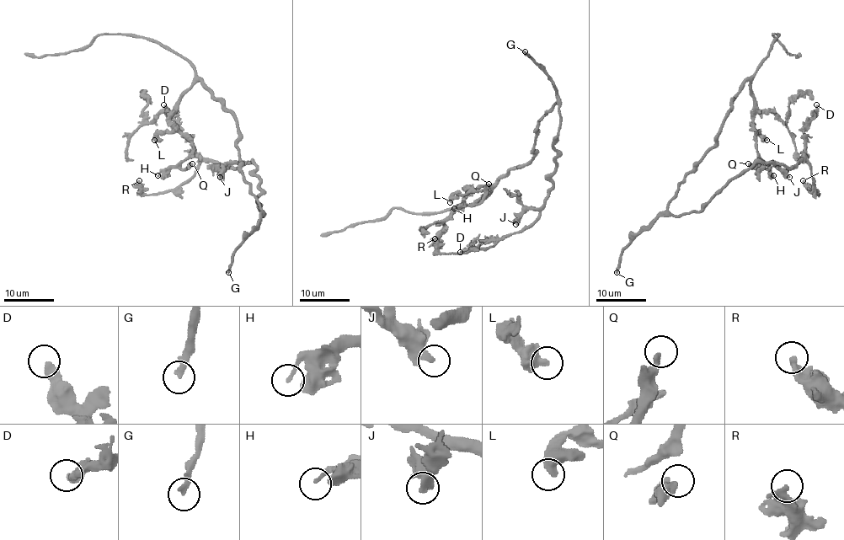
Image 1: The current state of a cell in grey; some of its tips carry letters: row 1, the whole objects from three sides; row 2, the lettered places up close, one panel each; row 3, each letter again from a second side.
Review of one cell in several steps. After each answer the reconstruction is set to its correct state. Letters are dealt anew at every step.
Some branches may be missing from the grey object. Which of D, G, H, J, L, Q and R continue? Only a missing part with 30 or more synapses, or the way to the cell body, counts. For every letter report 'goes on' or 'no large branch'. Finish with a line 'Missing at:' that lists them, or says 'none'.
D: no large branch
G: no large branch
H: no large branch
J: no large branch
L: no large branch
Q: no large branch
R: no large branch
Missing at: none

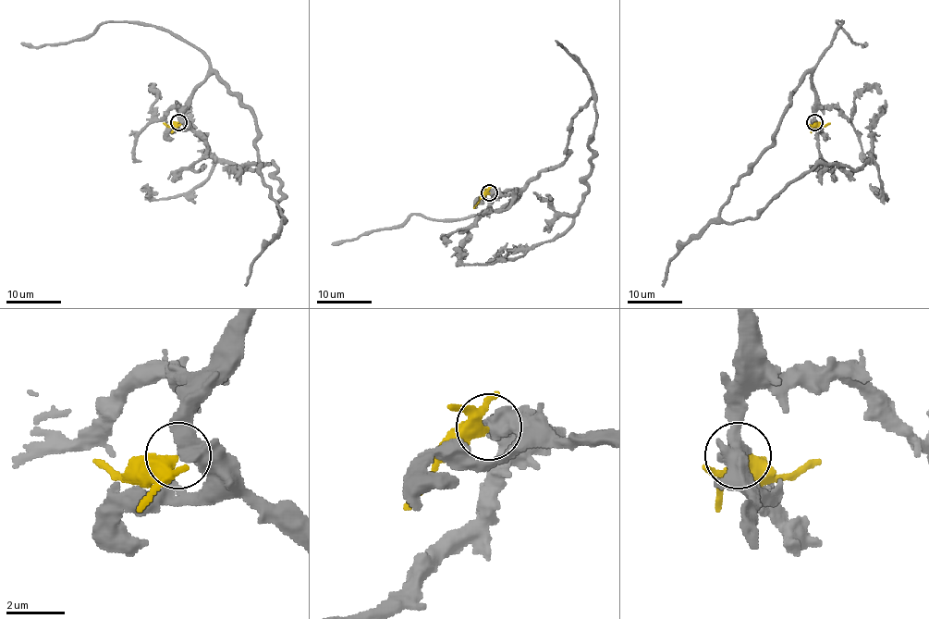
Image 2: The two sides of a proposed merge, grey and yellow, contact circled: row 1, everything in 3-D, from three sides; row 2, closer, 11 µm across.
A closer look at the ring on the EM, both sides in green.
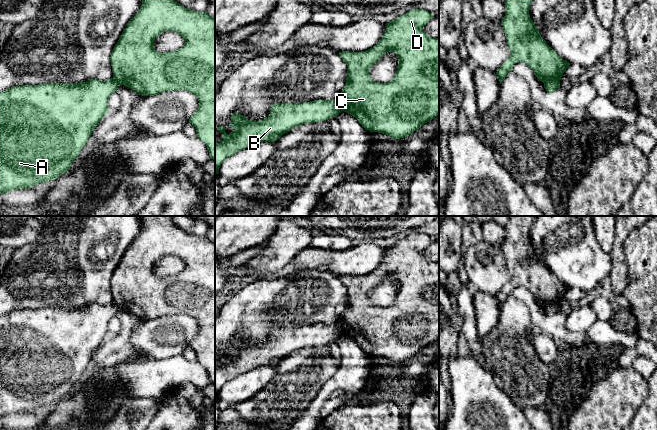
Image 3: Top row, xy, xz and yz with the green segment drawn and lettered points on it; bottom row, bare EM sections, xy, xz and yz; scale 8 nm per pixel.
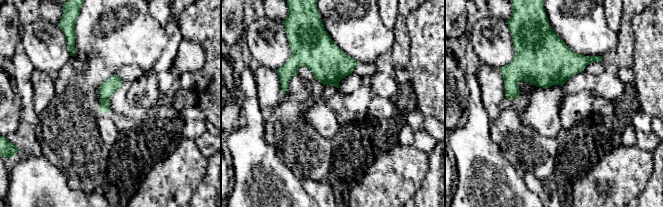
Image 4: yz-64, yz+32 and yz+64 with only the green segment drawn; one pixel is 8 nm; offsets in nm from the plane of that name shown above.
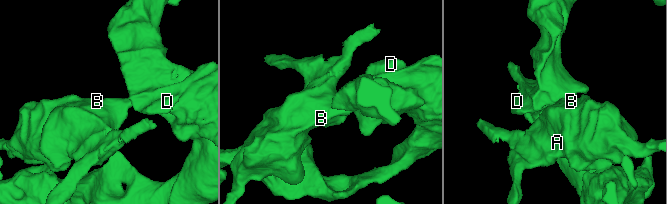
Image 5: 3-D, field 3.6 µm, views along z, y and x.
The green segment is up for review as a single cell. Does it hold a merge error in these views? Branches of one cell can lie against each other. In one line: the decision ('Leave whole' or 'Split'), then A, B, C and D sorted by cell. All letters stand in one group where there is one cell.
Split. Groups: A B / C D

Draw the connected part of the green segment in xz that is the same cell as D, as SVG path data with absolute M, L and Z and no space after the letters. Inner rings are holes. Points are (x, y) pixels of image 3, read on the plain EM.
M410 234L386 247L384 259L373 272L361 276L339 276L340 281L348 291L345 311L338 319L342 335L355 341L371 357L379 356L393 363L408 361L439 339L439 262L429 261L423 255L424 250L432 242L433 238L426 234ZM386 276L394 276L398 280L398 292L391 305L387 307L375 306L371 303L369 295Z

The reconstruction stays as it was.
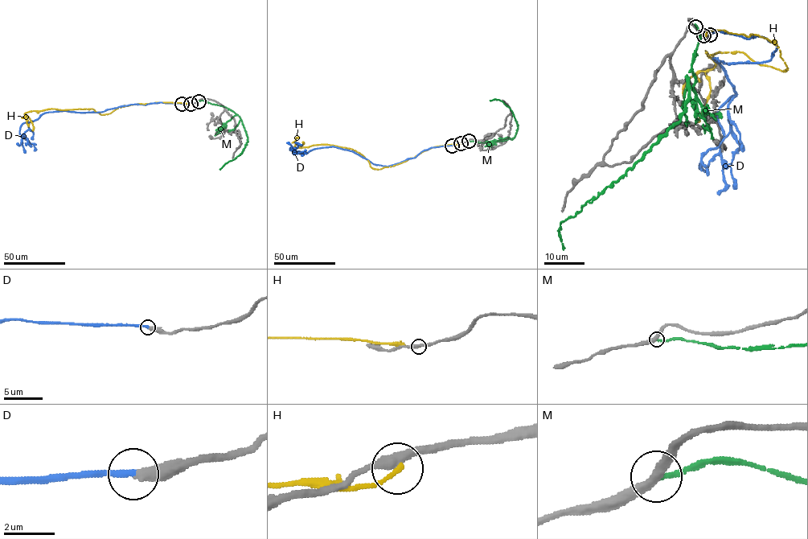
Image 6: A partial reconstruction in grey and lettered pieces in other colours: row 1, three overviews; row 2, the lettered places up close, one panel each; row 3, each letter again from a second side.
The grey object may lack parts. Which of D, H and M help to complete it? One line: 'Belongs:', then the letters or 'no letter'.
Belongs: D

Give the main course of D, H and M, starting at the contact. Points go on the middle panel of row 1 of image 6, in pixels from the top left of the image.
D: (452, 146), (430, 147), (387, 166), (334, 146), (299, 153), (289, 150), (294, 148)
H: (461, 143), (436, 146), (379, 169), (372, 168), (362, 155), (352, 149), (326, 144), (294, 146), (302, 141)
M: (469, 141), (494, 141), (512, 139), (515, 136), (518, 124), (512, 111), (498, 100), (490, 100)

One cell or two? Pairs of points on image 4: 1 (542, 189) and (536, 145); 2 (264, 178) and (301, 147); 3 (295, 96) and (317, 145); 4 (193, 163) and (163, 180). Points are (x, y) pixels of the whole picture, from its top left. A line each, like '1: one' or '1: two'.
1: two
2: two
3: one
4: one

